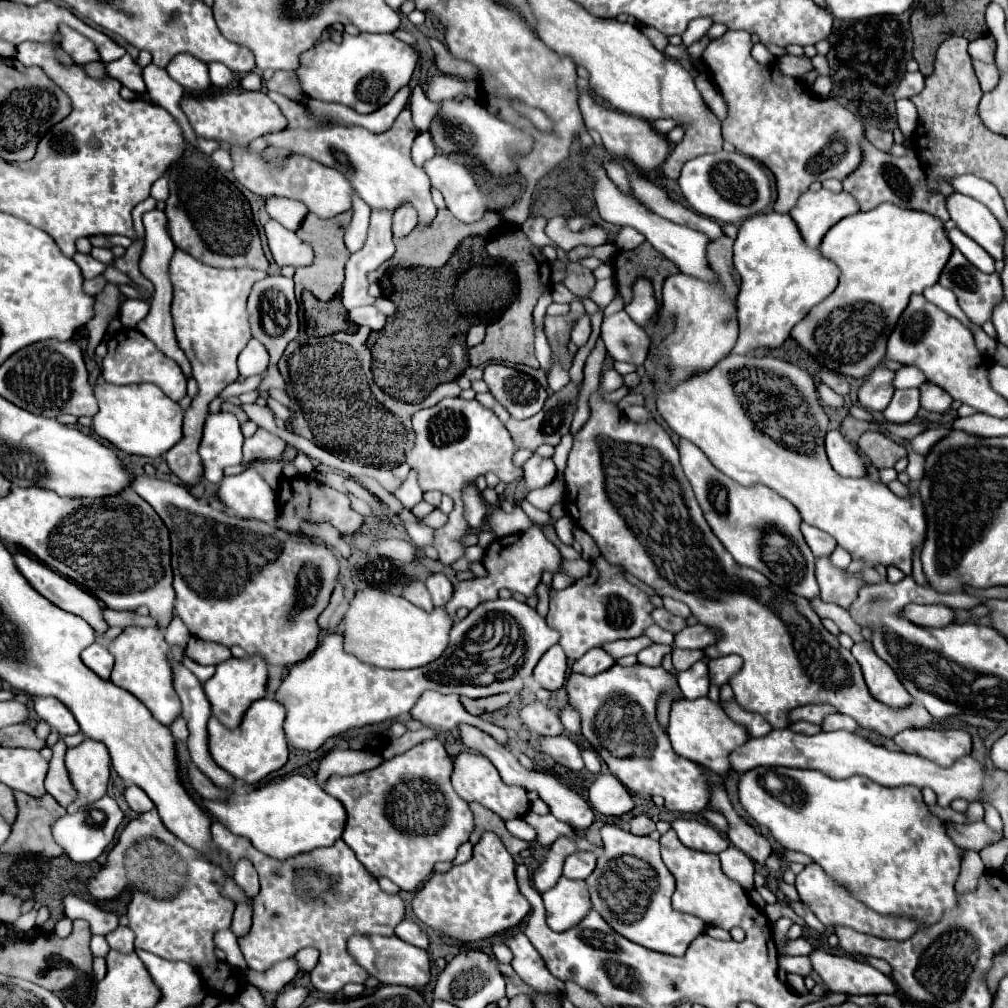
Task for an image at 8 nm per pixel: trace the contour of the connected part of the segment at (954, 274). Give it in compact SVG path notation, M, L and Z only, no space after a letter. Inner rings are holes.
M957 248L953 250L953 256L949 258L947 266L943 268L941 278L939 278L939 284L955 292L961 310L977 326L983 326L985 322L989 322L991 320L991 314L993 314L993 308L1003 300L1003 286L1001 286L999 274L997 272L993 272L993 274L979 272L973 264L969 264L969 260L961 252L957 252Z

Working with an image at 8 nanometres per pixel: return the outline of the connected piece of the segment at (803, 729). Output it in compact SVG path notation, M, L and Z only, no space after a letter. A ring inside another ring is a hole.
M795 722L795 724L791 724L791 730L801 732L801 734L807 734L807 736L813 736L813 734L819 734L821 732L821 726L815 726L811 722Z

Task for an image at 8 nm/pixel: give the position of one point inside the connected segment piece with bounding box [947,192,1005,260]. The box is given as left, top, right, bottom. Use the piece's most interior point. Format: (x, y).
(975, 219)

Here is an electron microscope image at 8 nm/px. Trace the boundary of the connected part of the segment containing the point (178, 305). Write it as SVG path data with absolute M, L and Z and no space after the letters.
M175 250L171 258L171 282L173 282L173 326L177 346L185 352L187 360L193 368L193 378L199 384L199 394L193 398L191 408L185 410L183 420L183 436L181 442L175 444L167 454L165 460L169 468L187 484L193 486L199 482L203 474L203 464L197 454L203 422L207 418L209 402L231 382L239 378L237 370L237 356L251 340L249 328L249 314L247 314L247 296L255 282L263 280L267 272L259 270L217 270L211 268L191 254L183 250Z

